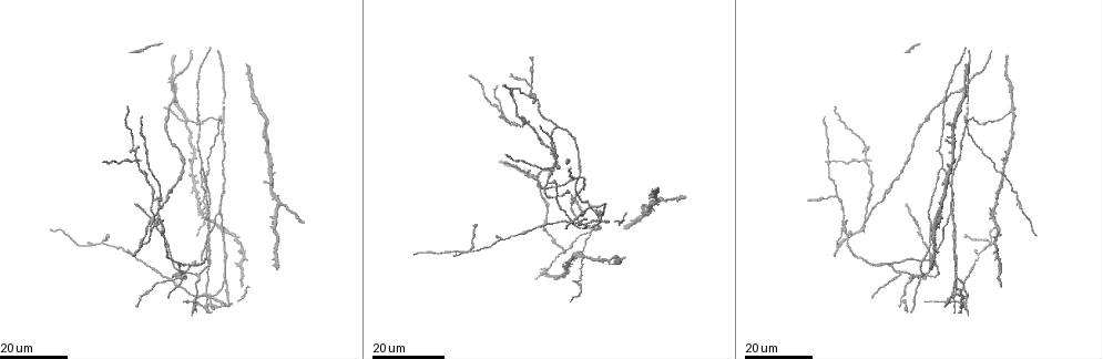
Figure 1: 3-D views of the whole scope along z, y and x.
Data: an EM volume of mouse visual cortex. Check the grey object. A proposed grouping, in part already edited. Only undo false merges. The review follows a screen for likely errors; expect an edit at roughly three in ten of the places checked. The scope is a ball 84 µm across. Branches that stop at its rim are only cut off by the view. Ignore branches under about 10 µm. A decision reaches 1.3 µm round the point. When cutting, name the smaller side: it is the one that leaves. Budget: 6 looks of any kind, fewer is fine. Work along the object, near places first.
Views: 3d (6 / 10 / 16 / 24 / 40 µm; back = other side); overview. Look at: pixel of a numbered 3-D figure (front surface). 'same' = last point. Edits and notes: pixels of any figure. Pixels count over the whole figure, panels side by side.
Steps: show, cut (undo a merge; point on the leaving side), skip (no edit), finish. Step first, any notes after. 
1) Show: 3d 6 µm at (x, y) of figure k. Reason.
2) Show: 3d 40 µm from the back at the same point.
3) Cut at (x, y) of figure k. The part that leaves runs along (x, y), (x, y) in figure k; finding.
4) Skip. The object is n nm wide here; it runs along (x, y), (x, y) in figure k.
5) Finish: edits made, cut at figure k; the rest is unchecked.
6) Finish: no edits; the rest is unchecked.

Show: 3d 16 µm at (899, 271) of figure 1. Three-way junction.

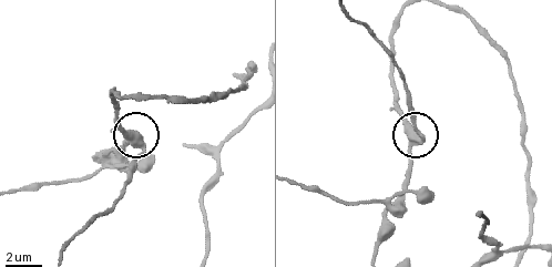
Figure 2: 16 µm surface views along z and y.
Show: 3d 6 µm at (413, 141) of figure 2. Zoom in.

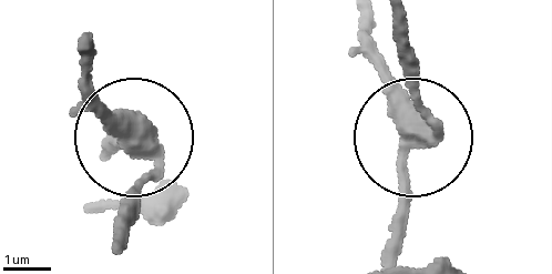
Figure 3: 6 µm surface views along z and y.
Skip. 3 arms meet here; continuous, no second neuron.

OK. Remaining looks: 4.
Show: 3d 24 µm at (199, 274) of figure 1. Three arms meet.

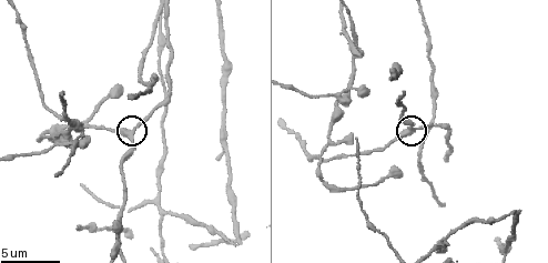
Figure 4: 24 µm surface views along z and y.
Show: 3d 10 µm at (130, 136) of figure 4. Zoom in.

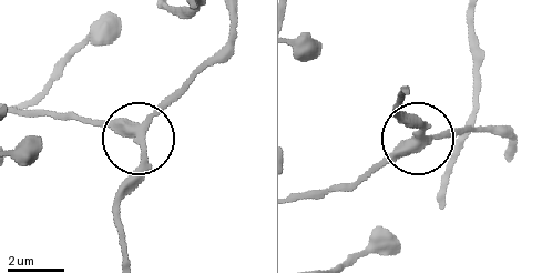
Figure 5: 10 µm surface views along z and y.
Skip. It runs along (511, 152), (511, 139), (489, 131), (425, 139), (397, 110) in figure 5; one neuron here.

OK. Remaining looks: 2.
Show: 3d 10 µm at (64, 140) of figure 4. Branch point.

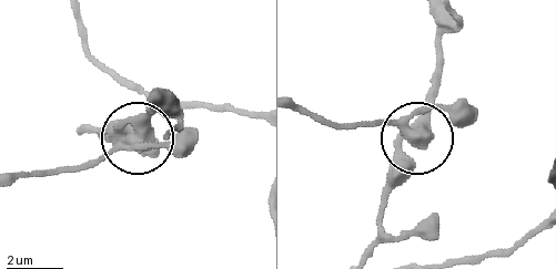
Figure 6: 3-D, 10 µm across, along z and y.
Show: 3d 10 µm from the back at (132, 135) of figure 6.

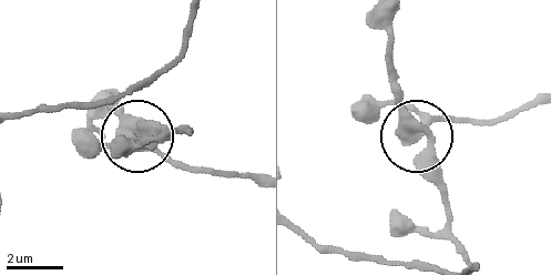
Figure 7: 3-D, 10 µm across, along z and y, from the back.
Skip. The object is 430 nm wide here; continuous, no second neuron.

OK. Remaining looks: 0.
Finish: no edits; the rest is unchecked.

